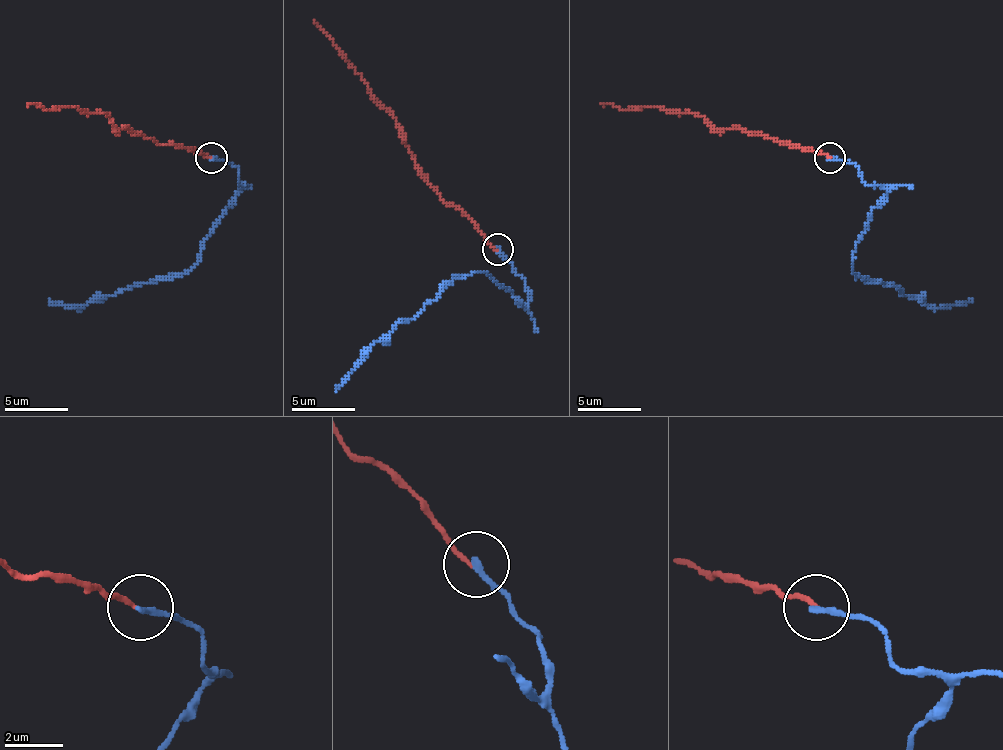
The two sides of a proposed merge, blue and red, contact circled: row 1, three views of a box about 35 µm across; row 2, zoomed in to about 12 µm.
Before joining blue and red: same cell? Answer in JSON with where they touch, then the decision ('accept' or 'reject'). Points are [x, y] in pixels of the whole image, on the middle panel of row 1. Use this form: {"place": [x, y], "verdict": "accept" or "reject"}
{"place": [497, 249], "verdict": "accept"}

